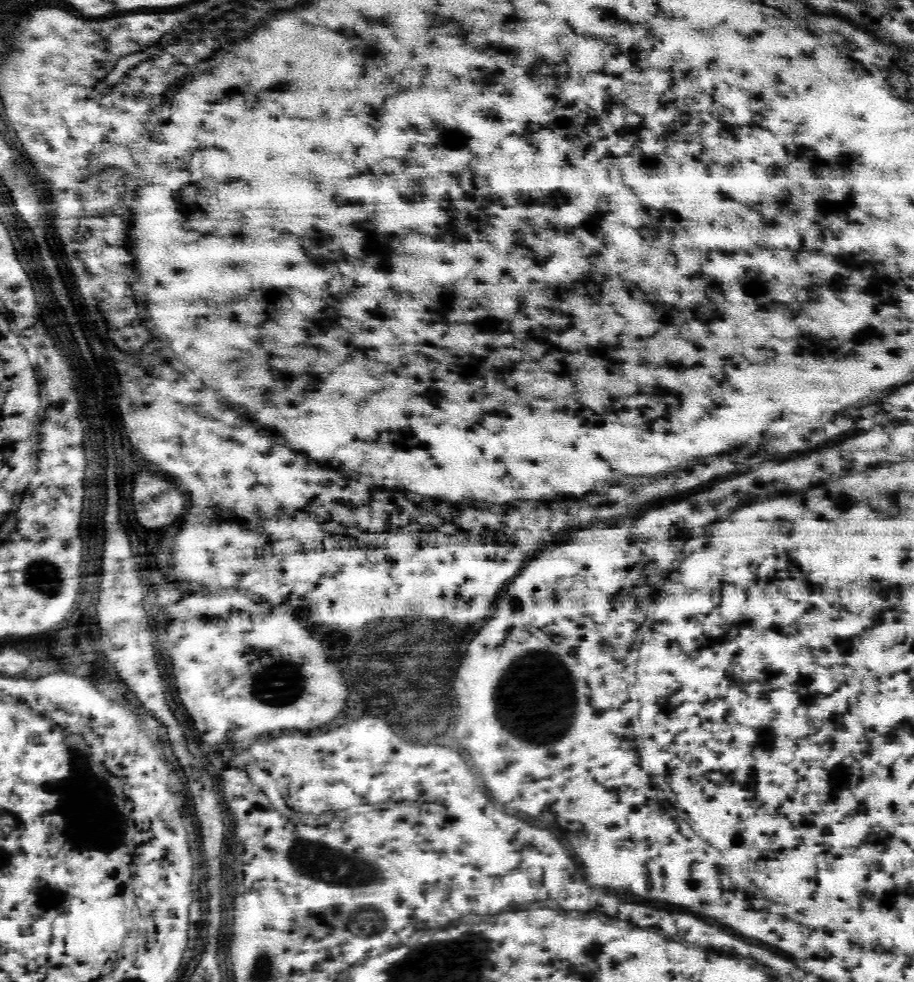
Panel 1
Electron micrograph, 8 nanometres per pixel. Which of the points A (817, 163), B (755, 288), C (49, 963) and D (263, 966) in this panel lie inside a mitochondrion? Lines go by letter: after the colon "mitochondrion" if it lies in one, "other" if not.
A: other
B: other
C: other
D: mitochondrion

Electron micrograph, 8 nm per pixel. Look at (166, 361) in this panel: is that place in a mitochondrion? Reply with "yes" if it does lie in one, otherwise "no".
no

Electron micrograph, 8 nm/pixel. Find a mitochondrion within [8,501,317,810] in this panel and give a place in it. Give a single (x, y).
(42, 575)

